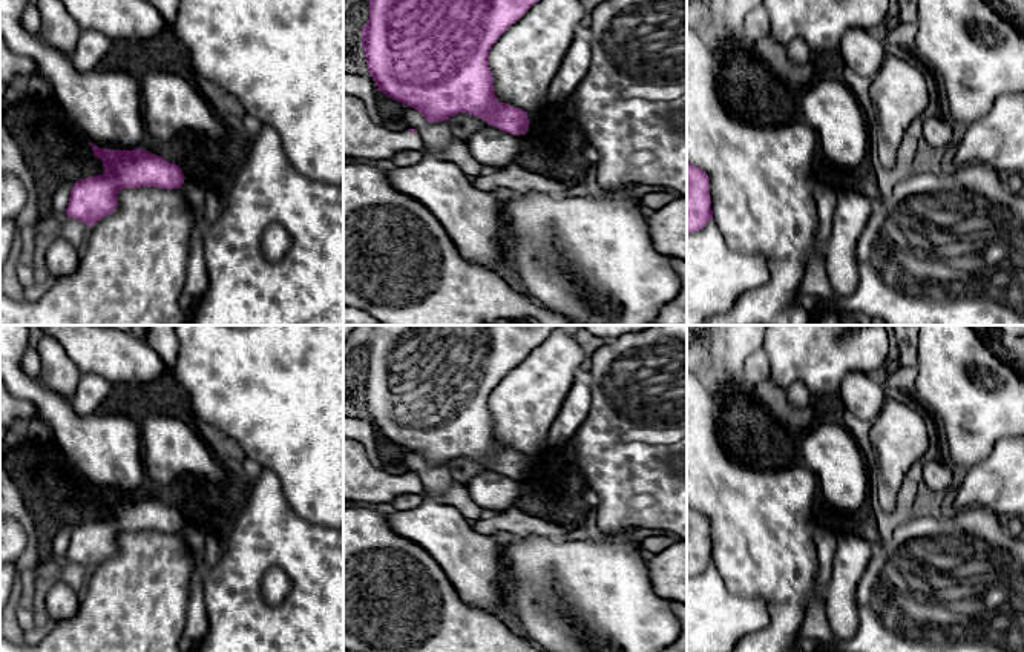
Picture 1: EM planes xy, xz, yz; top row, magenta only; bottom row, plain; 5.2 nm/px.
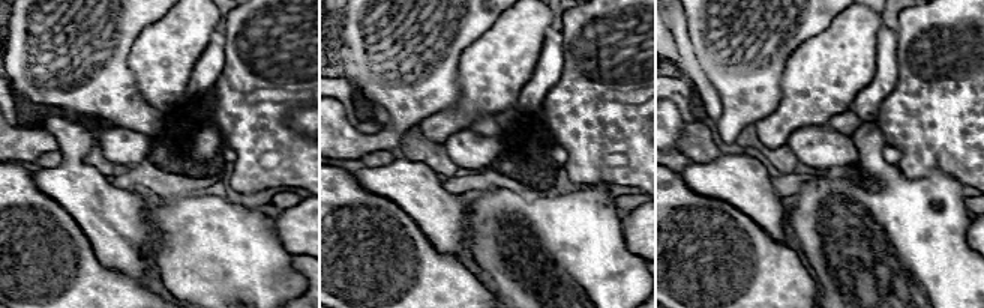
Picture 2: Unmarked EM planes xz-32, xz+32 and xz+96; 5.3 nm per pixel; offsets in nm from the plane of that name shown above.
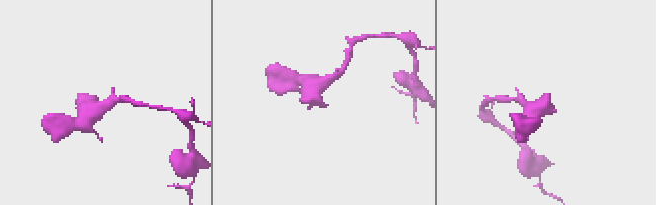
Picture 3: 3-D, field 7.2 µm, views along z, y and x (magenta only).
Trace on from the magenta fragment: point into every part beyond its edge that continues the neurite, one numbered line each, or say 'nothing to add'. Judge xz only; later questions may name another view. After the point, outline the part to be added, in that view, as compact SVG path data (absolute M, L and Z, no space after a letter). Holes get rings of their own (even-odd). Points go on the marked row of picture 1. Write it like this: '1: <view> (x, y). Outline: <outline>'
1: xz (364, 140). Outline: M343 97L343 155L362 161L391 160L399 152L422 149L423 140L418 132L379 126L359 98Z

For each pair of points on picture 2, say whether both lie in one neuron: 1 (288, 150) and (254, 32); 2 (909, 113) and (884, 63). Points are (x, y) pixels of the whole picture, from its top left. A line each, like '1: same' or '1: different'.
1: same
2: different

